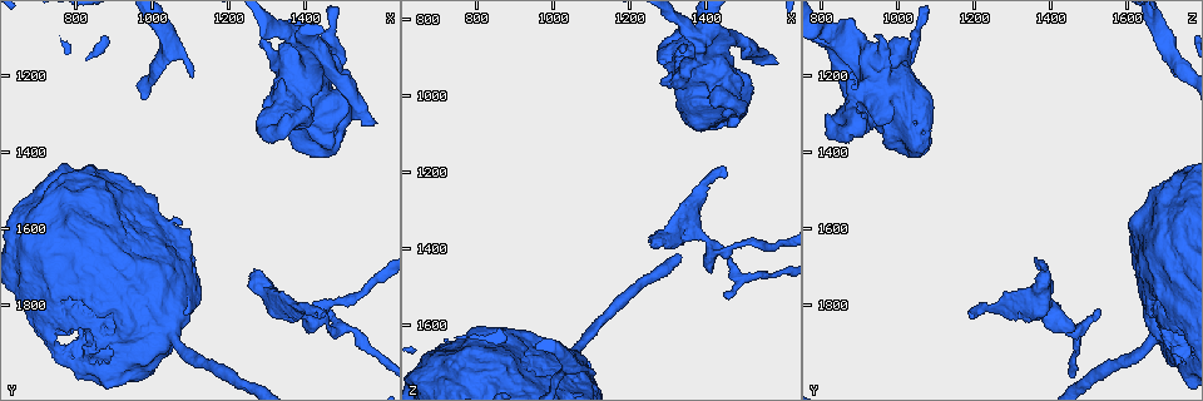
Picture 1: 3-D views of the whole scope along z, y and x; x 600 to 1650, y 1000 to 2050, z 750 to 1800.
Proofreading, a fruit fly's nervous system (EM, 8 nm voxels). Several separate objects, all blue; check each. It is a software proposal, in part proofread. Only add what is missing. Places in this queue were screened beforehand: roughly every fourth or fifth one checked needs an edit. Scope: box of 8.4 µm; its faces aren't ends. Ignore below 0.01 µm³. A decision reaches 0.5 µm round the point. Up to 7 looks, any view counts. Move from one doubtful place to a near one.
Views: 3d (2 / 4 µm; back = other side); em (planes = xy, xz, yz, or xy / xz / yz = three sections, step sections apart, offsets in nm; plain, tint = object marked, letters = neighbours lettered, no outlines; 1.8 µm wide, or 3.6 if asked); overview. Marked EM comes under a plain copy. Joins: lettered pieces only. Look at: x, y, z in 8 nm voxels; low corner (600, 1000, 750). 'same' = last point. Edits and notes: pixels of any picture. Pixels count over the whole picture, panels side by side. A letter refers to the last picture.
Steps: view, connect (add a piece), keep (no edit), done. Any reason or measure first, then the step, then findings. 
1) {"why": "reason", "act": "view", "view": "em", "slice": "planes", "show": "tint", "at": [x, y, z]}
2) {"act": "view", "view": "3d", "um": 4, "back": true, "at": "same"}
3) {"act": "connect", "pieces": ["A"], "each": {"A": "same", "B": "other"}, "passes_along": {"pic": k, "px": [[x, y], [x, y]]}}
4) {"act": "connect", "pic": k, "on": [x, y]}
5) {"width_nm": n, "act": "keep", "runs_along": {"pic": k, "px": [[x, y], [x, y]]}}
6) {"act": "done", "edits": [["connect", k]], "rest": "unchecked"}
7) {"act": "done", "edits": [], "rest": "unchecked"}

{"why": "free end", "act": "view", "view": "em", "slice": "xy", "step": 8, "show": "letters", "at": [1260, 1715, 1400]}

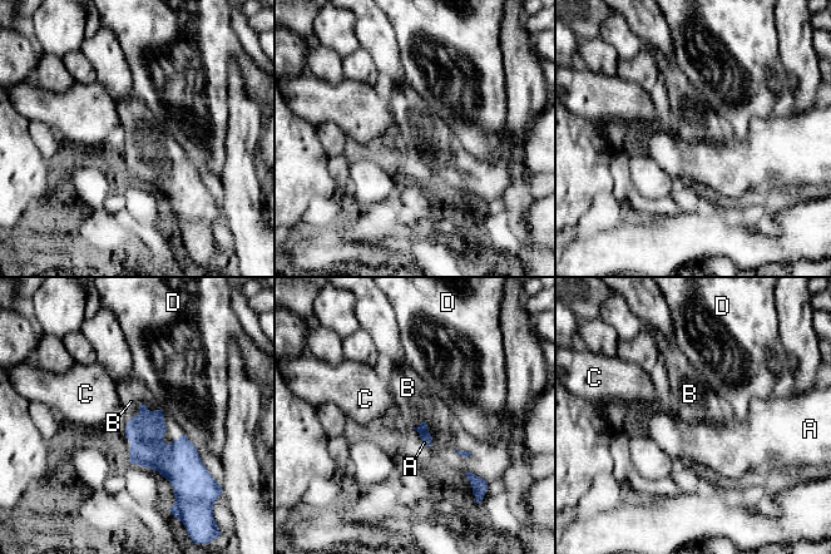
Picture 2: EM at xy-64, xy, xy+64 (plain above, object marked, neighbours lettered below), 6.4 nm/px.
{"why": "cut it another way", "act": "view", "view": "em", "slice": "planes", "show": "letters", "at": "same"}

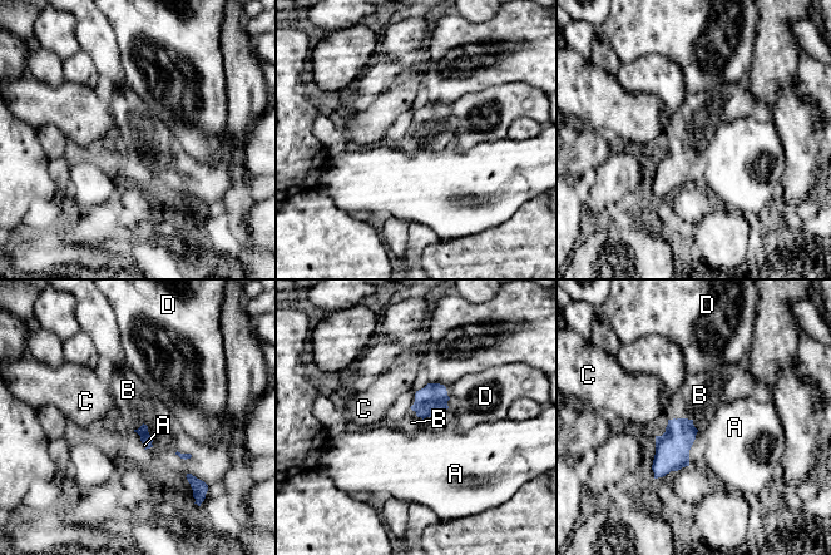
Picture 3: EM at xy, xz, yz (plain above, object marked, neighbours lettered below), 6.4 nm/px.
{"act": "connect", "pieces": ["B"], "each": {"A": "other", "B": "same", "C": "other", "D": "other"}, "found": "it goes on there"}

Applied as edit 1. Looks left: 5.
{"act": "view", "view": "overview"}

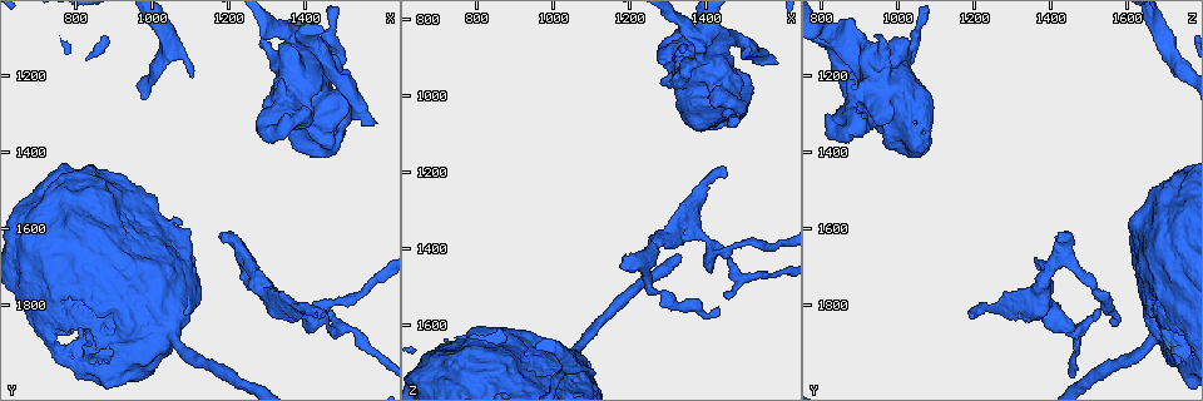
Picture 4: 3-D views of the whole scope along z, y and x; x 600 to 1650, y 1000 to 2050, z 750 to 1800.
{"why": "an open end", "act": "view", "view": "em", "slice": "planes", "show": "letters", "at": [1445, 1815, 1190]}

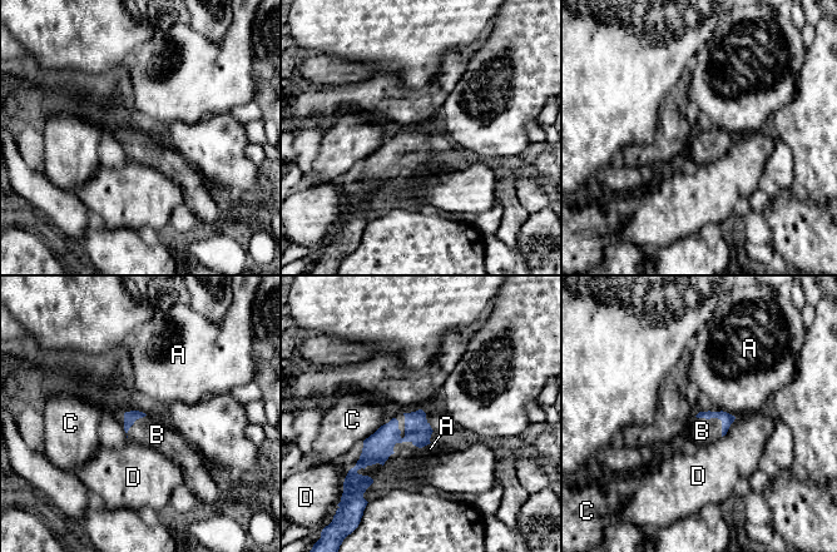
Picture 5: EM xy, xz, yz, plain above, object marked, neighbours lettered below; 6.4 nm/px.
{"act": "connect", "pieces": ["B"], "each": {"A": "other", "B": "same", "C": "other", "D": "other"}, "passes_along": {"pic": 5, "px": [[727, 419], [716, 417], [702, 431]]}, "found": "the neuron continues"}

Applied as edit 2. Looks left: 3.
{"why": "an open end", "act": "view", "view": "3d", "um": 2, "at": [1335, 1365, 830]}

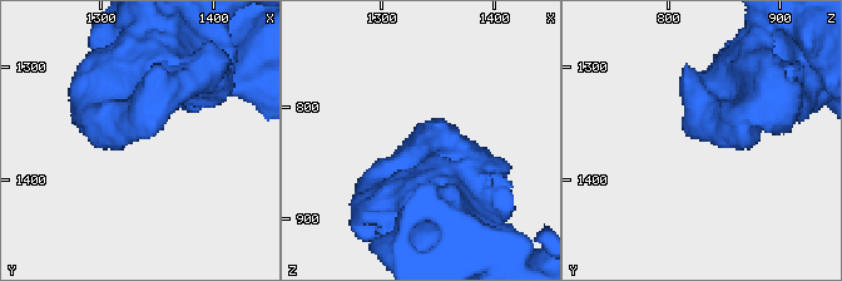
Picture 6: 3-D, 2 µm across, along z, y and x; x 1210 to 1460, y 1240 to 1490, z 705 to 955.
{"why": "need the tissue", "act": "view", "view": "em", "slice": "planes", "show": "letters", "at": [1334, 1364, 824]}

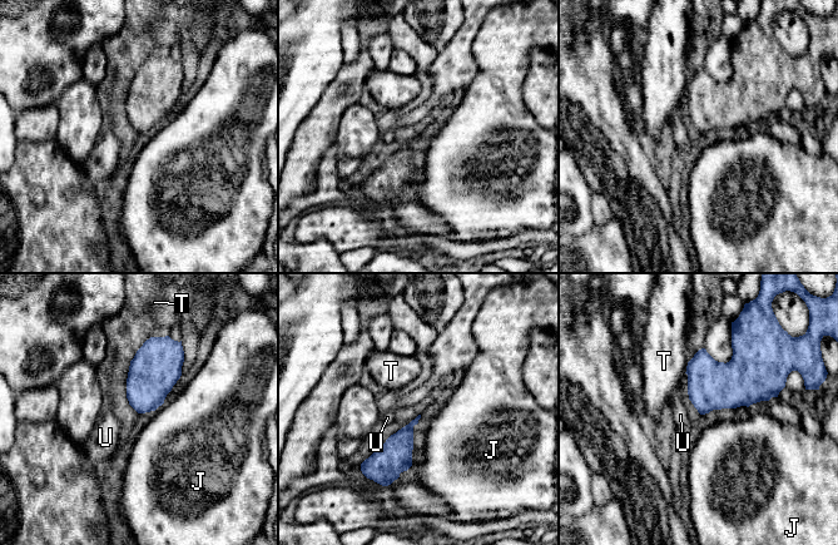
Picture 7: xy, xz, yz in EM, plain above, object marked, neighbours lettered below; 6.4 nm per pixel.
{"act": "keep", "each": {"J": "other", "T": "other", "U": "other"}, "border": {"pic": 7, "px": [[163, 402], [154, 410]]}, "found": "no lettered piece goes on from it"}

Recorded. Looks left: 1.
{"act": "done", "edits": [["connect", 3], ["connect", 5]], "rest": "unchecked"}

